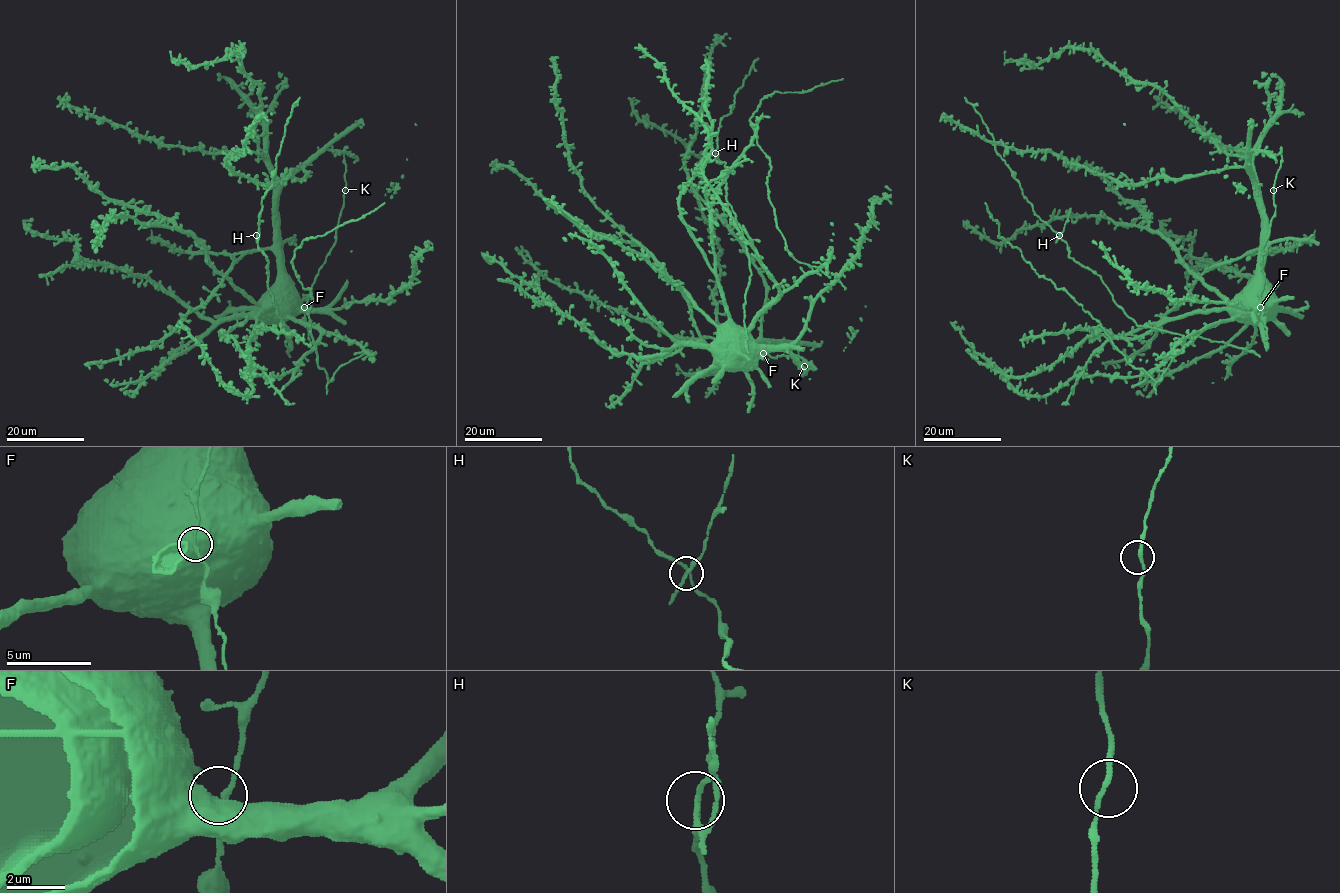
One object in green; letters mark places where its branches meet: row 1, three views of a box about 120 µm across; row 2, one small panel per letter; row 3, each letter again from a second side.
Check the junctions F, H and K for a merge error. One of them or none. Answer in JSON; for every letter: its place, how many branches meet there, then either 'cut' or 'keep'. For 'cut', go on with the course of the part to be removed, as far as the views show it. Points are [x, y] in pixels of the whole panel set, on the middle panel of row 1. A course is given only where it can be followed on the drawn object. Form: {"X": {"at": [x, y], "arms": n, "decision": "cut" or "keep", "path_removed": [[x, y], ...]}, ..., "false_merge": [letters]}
{"F": {"at": [763, 353], "arms": 3, "decision": "keep"}, "H": {"at": [715, 153], "arms": 3, "decision": "cut"}, "K": {"at": [804, 366], "arms": 2, "decision": "keep"}, "false_merge": ["H"]}

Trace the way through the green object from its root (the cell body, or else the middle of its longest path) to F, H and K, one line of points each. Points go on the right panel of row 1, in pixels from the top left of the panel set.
F: (1238, 306), (1246, 299), (1254, 307), (1260, 307)
H: (1238, 306), (1245, 321), (1260, 328), (1266, 343), (1260, 356), (1138, 325), (1101, 277), (1068, 256), (1060, 235)
K: (1238, 306), (1245, 299), (1254, 307), (1260, 305), (1264, 284), (1262, 248), (1276, 210), (1273, 190)

